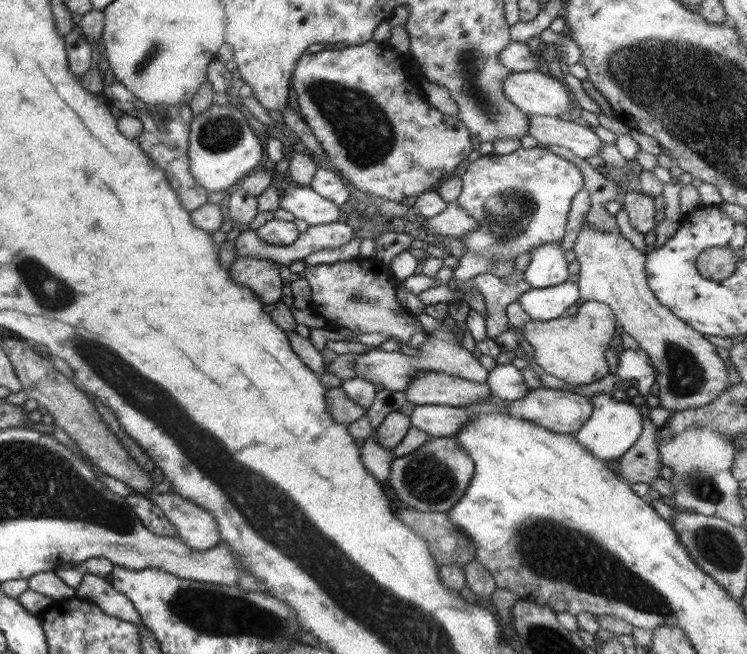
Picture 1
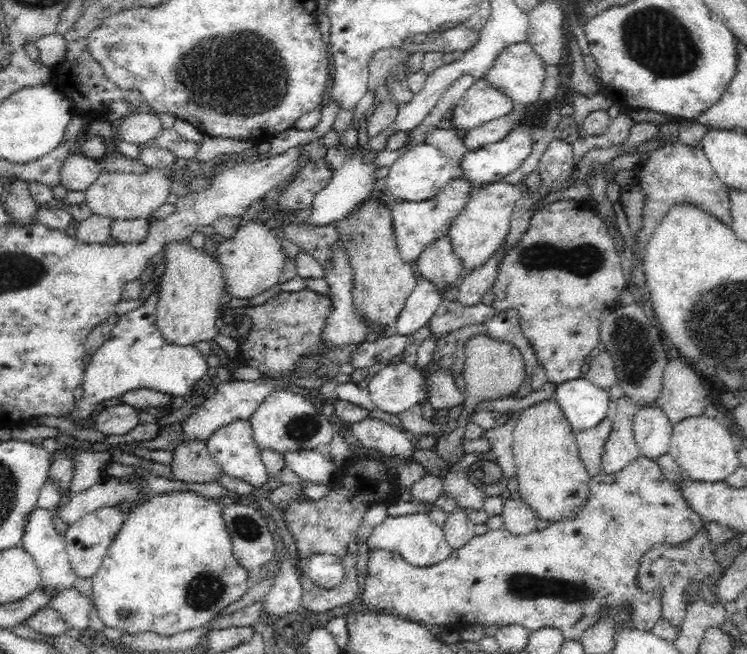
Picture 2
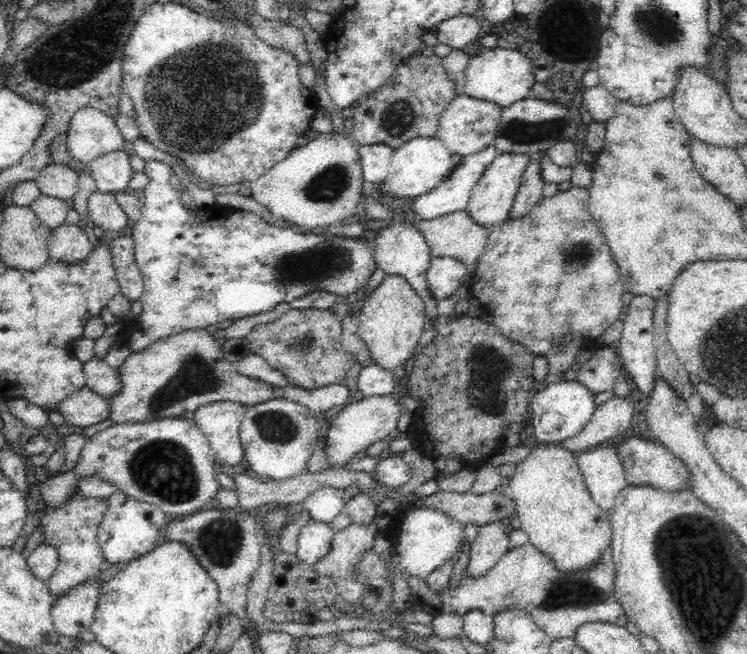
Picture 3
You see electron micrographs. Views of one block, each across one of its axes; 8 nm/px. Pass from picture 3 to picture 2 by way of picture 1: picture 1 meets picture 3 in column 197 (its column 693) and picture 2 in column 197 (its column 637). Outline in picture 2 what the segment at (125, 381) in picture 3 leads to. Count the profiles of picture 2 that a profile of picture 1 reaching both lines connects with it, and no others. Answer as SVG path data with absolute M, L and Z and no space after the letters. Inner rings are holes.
M189 241L172 242L164 250L167 269L160 285L162 292L156 306L156 326L162 338L172 346L195 348L198 342L216 344L226 352L237 353L239 346L236 339L218 329L218 311L220 298L226 287L219 261L204 251L190 247Z

